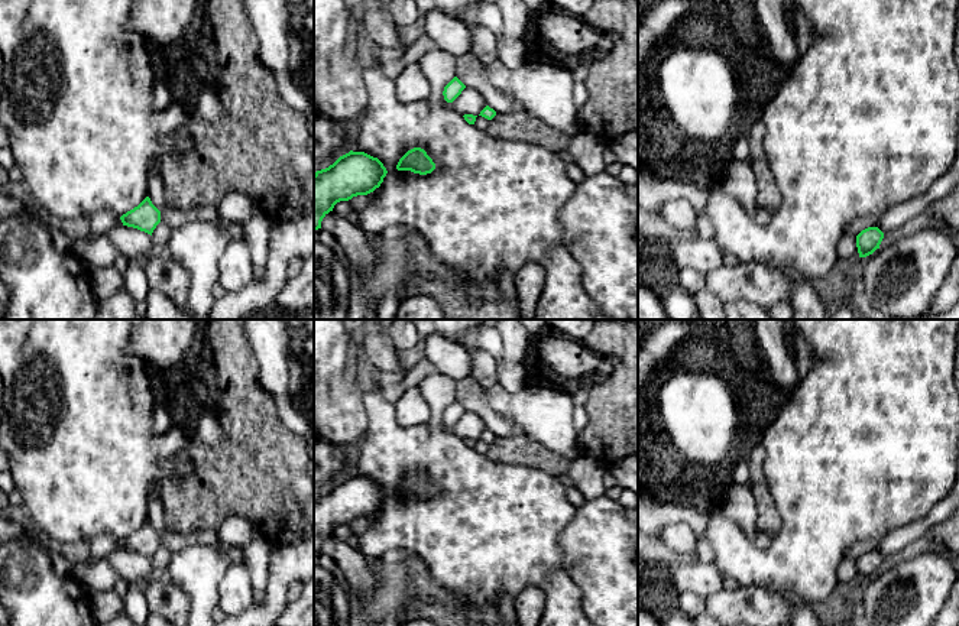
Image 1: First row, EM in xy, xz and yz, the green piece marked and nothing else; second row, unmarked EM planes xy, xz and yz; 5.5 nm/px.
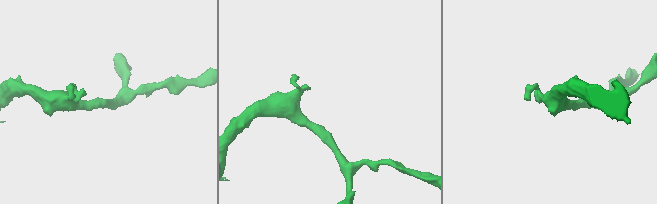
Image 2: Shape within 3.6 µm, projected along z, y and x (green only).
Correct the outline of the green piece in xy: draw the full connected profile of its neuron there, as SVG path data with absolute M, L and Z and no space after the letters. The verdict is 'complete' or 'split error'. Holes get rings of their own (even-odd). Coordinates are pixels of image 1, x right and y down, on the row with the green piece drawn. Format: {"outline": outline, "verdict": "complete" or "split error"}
{"outline": "M146 197L137 207L120 217L123 226L137 228L152 236L156 226L161 223L161 211Z", "verdict": "complete"}

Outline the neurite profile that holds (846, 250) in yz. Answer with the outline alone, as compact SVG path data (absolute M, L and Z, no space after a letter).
M845 233L836 244L836 256L840 266L858 262L856 236Z

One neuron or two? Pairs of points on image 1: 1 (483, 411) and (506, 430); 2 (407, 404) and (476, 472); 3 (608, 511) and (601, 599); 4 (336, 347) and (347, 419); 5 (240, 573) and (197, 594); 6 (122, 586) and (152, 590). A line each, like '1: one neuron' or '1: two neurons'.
1: one neuron
2: two neurons
3: one neuron
4: one neuron
5: two neurons
6: two neurons

